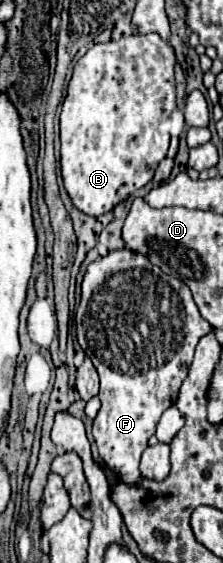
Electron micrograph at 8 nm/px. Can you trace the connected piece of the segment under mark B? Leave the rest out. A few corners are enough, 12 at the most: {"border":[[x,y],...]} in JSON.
{"border":[[95,44],[61,110],[61,176],[113,210],[169,148],[175,50]]}

